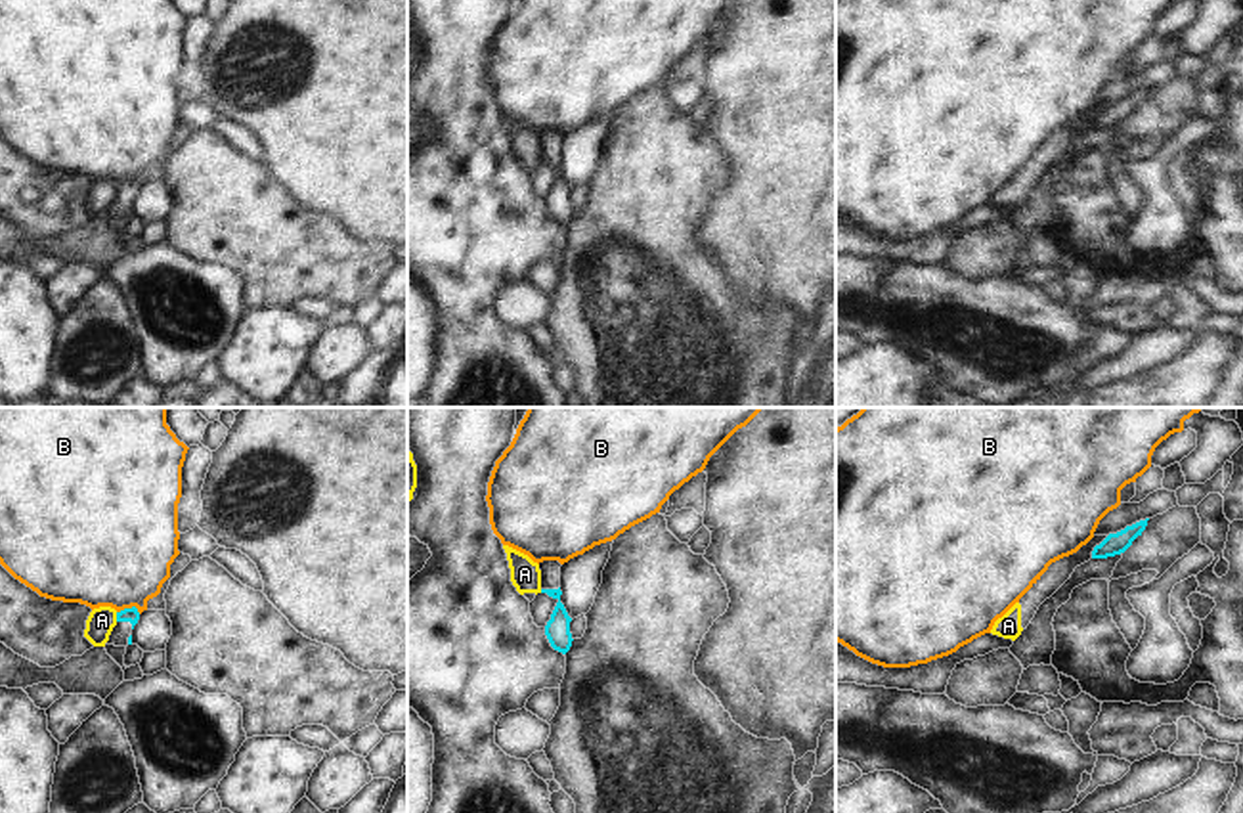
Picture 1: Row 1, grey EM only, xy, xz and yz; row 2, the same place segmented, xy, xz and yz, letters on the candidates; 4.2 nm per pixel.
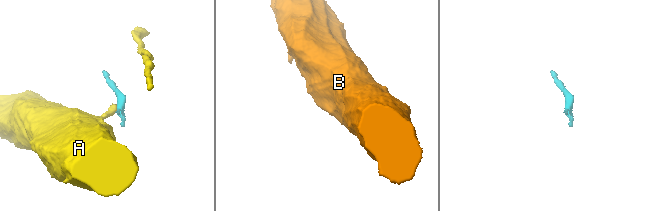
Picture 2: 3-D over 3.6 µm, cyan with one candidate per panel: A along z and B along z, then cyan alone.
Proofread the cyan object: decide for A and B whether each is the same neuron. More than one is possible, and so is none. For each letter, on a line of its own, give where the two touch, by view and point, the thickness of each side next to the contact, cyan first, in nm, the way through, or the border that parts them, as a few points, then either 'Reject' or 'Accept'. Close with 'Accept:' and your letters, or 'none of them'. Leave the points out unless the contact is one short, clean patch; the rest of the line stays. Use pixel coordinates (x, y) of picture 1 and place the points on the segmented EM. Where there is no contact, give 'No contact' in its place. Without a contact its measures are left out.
A: Touches cyan at xy (117, 616). Thickness 60 nm (cyan) against 120 nm. Reject
B: Touches cyan at xy (129, 609). Thickness 60 nm (cyan) against 460 nm. Boundary: xy (117, 613), (129, 607), (140, 613). Reject
Accept: none of them.

